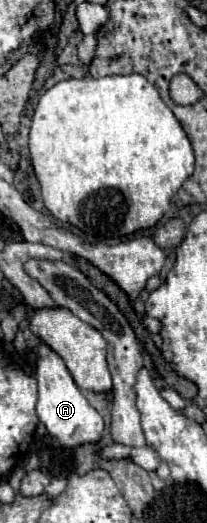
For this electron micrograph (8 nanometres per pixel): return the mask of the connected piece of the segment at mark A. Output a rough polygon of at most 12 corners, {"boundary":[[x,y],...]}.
{"boundary":[[36,350],[36,414],[62,448],[96,444],[104,420],[62,358]]}

